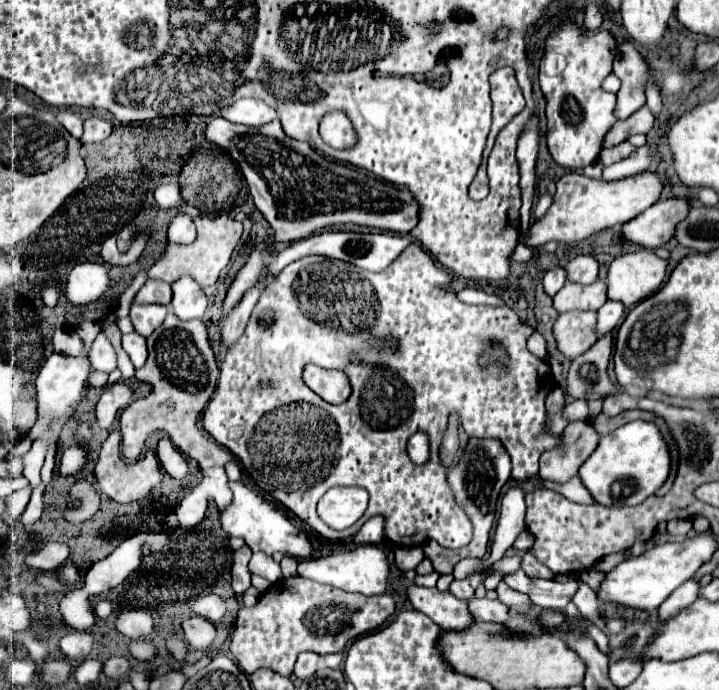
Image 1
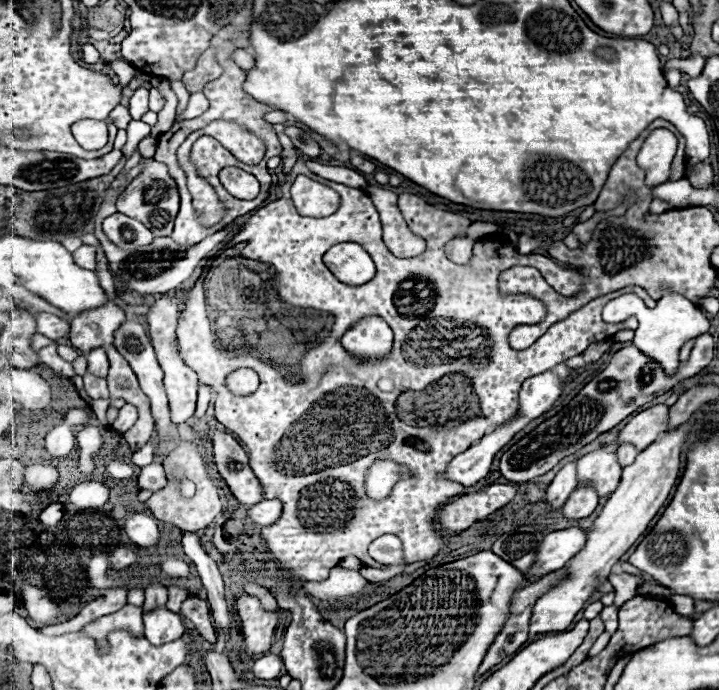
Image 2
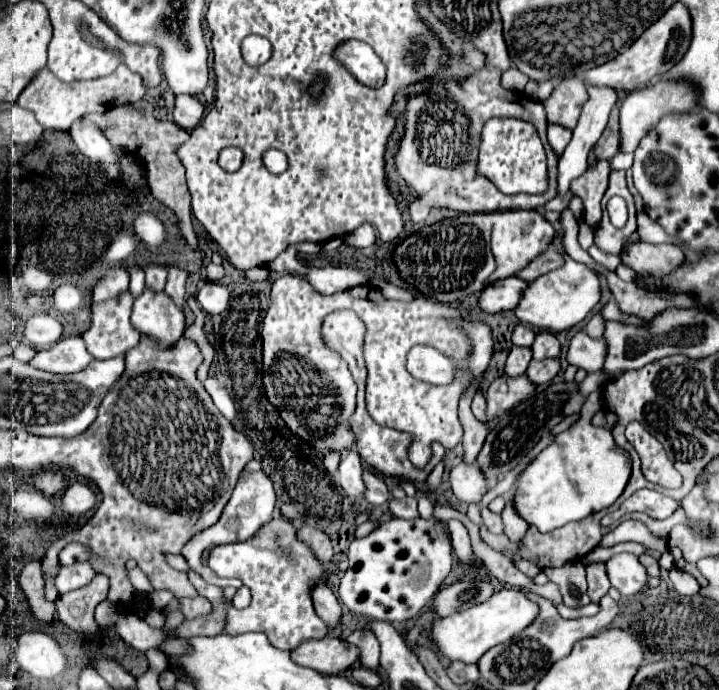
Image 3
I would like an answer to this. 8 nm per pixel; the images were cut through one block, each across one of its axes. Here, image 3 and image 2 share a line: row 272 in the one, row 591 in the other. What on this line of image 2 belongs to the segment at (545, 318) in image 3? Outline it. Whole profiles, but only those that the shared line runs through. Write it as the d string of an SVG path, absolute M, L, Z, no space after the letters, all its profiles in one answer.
M676 428L672 432L662 434L660 440L652 442L646 450L642 450L636 460L622 470L622 480L618 488L612 492L608 502L604 504L600 516L594 520L588 530L588 538L584 548L572 556L564 566L564 580L556 582L546 594L542 594L534 606L528 626L528 638L534 640L536 634L562 632L566 630L574 616L584 608L588 598L596 592L596 588L608 580L612 566L622 558L622 554L644 534L650 520L658 514L658 510L668 500L678 474L680 474L680 448L686 440L688 432Z

